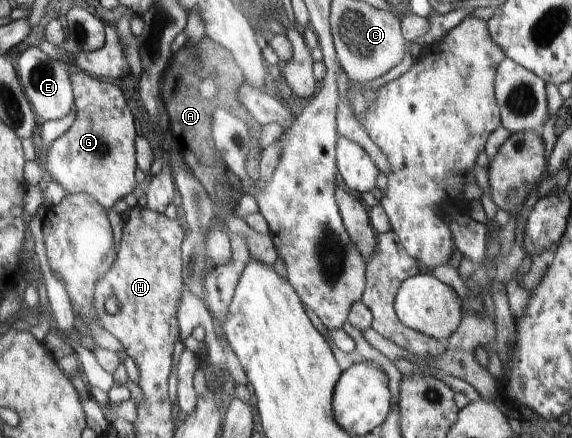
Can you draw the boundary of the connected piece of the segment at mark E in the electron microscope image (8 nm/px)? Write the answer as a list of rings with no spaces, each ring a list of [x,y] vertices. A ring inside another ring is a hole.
[[[38,46],[26,49],[17,60],[17,74],[33,112],[39,122],[67,116],[74,106],[74,92],[70,74],[58,60],[47,55]]]

